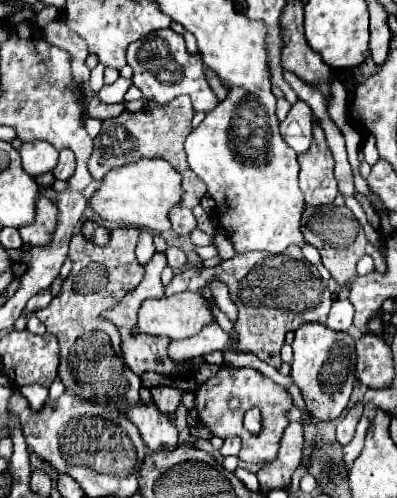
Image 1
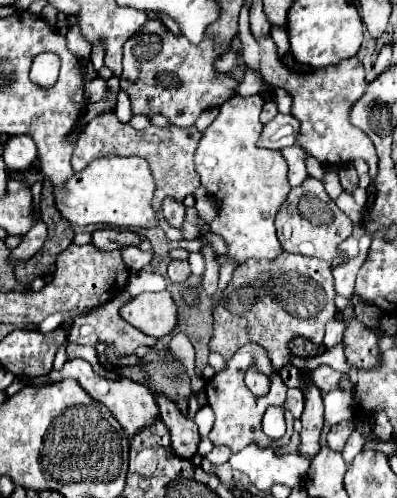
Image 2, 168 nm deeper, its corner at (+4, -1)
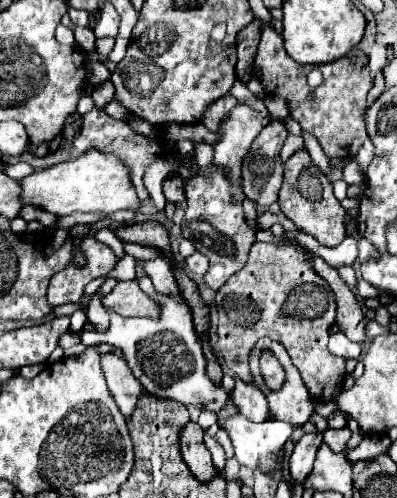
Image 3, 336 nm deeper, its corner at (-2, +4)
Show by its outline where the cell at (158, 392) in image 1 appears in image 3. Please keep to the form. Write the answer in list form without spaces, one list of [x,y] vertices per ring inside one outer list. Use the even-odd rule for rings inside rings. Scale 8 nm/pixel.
[[[190,420],[180,434],[180,452],[184,456],[184,462],[192,470],[192,474],[198,476],[200,482],[208,482],[216,474],[216,468],[212,466],[210,452],[204,446],[202,434],[204,430]]]

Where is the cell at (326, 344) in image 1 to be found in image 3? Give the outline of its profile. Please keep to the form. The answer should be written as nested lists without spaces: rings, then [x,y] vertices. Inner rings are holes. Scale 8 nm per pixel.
[[[322,432],[304,434],[304,436],[296,442],[294,452],[292,452],[292,456],[290,456],[290,474],[292,474],[294,480],[304,482],[304,478],[306,478],[308,472],[312,470],[314,456],[316,456],[320,444],[322,444]]]

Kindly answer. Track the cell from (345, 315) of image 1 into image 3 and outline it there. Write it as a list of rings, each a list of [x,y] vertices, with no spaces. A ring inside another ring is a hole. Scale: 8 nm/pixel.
[[[332,332],[330,334],[330,344],[328,344],[330,352],[336,354],[336,356],[342,356],[342,358],[360,358],[362,354],[362,346],[348,340],[342,332]]]

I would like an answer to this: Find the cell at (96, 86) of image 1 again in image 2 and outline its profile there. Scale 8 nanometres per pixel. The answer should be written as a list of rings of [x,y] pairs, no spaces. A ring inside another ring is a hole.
[[[96,43],[96,45],[92,46],[90,61],[92,62],[96,71],[104,66],[104,48],[102,43]]]

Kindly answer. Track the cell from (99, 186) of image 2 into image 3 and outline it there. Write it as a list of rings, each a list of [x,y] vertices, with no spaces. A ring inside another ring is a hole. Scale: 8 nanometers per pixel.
[[[88,150],[78,160],[62,162],[46,170],[34,172],[32,176],[20,180],[24,204],[40,206],[56,216],[68,216],[72,212],[104,212],[106,216],[118,210],[140,210],[140,200],[136,196],[130,166],[112,152]]]

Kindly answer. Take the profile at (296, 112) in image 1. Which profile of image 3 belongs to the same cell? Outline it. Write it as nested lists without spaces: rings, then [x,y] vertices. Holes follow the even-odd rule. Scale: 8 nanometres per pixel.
[[[274,120],[268,126],[262,128],[258,138],[252,142],[250,154],[242,166],[242,178],[244,178],[244,194],[252,202],[258,202],[262,206],[270,206],[278,200],[278,190],[282,184],[282,162],[280,162],[280,148],[288,136],[288,128],[282,120]],[[278,136],[278,140],[276,140]]]

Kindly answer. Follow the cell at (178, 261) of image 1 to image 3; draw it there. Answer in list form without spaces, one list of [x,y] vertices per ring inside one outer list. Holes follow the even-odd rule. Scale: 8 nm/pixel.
[[[194,252],[192,256],[184,260],[184,266],[186,266],[188,276],[204,276],[208,270],[208,258],[200,252]]]

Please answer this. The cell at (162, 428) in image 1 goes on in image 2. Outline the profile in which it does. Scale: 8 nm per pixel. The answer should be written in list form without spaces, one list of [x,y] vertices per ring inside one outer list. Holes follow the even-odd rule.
[[[70,359],[70,361],[64,363],[64,367],[60,371],[52,369],[48,373],[48,377],[50,377],[50,381],[62,381],[62,377],[72,377],[72,379],[80,381],[80,385],[84,387],[84,391],[88,391],[90,397],[94,397],[96,401],[104,403],[110,409],[110,413],[116,417],[116,421],[122,425],[122,429],[130,437],[136,431],[140,431],[144,425],[152,425],[152,421],[158,417],[158,403],[156,403],[156,399],[154,399],[154,395],[150,393],[148,387],[144,387],[142,383],[136,383],[132,379],[108,379],[108,377],[102,377],[84,359]]]

